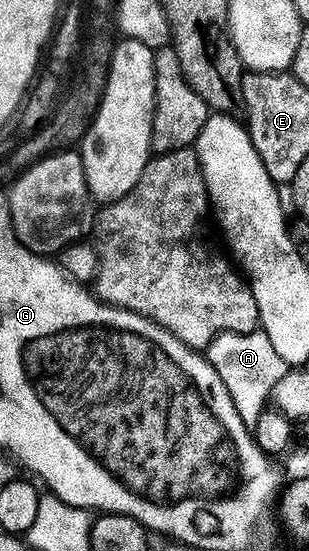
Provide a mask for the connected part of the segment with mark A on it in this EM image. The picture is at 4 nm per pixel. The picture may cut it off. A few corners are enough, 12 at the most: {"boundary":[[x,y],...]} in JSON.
{"boundary":[[220,332],[204,355],[251,430],[287,372],[269,336]]}

